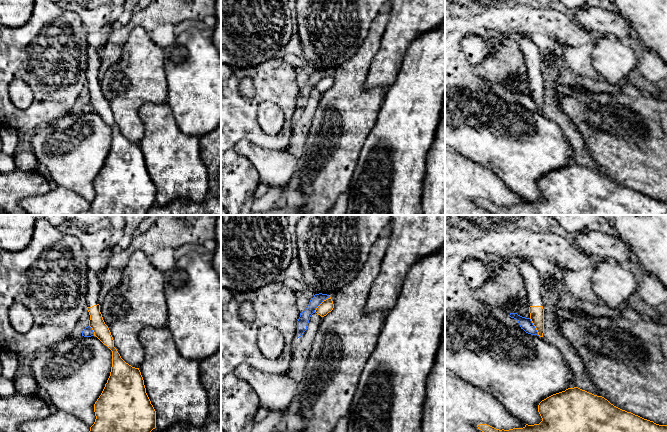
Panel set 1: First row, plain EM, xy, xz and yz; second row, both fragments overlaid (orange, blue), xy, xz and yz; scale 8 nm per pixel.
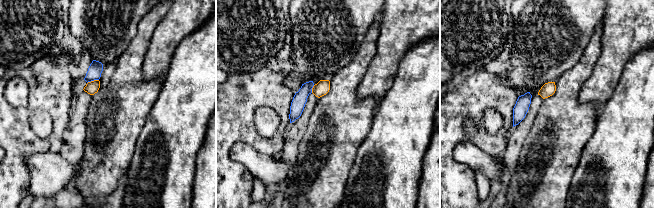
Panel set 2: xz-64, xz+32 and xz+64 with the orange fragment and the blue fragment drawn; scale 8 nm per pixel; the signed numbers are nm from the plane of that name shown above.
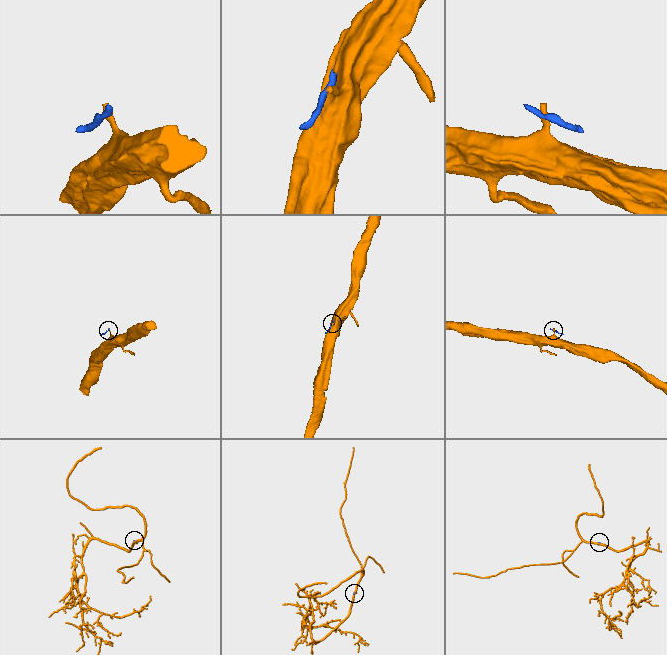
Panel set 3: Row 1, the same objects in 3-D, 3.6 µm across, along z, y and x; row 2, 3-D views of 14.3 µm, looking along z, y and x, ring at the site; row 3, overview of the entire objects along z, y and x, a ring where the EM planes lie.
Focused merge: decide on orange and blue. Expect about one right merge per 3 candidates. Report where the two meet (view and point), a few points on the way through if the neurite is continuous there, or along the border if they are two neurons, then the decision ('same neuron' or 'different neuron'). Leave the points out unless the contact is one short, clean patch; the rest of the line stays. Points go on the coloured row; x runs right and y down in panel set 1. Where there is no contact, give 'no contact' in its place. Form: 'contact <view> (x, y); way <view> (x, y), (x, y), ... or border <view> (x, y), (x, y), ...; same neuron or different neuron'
contact xz (321, 303); border xz (330, 297), (326, 298), (314, 311); different neuron

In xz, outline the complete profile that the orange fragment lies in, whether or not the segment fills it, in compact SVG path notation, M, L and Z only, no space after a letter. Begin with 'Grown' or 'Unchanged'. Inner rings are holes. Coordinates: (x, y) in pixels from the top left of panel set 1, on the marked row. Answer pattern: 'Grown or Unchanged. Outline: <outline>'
Unchanged. Outline: M330 298L324 300L315 310L315 312L321 317L326 316L329 312L331 312L334 308L333 301Z

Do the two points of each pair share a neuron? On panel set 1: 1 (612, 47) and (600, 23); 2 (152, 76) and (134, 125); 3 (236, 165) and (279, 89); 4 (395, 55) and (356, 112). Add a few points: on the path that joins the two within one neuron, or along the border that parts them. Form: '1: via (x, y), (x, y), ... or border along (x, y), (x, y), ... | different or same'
1: border along (602, 35), (613, 35), (625, 41) | different
2: via (140, 88), (133, 95), (133, 113) | same
3: via (231, 143), (231, 126), (257, 100) | same
4: border along (370, 64), (365, 86), (380, 87), (385, 92) | different

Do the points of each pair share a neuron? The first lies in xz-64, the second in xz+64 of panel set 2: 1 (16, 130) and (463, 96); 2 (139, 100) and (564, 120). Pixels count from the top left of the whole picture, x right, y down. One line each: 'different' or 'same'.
1: same
2: same

